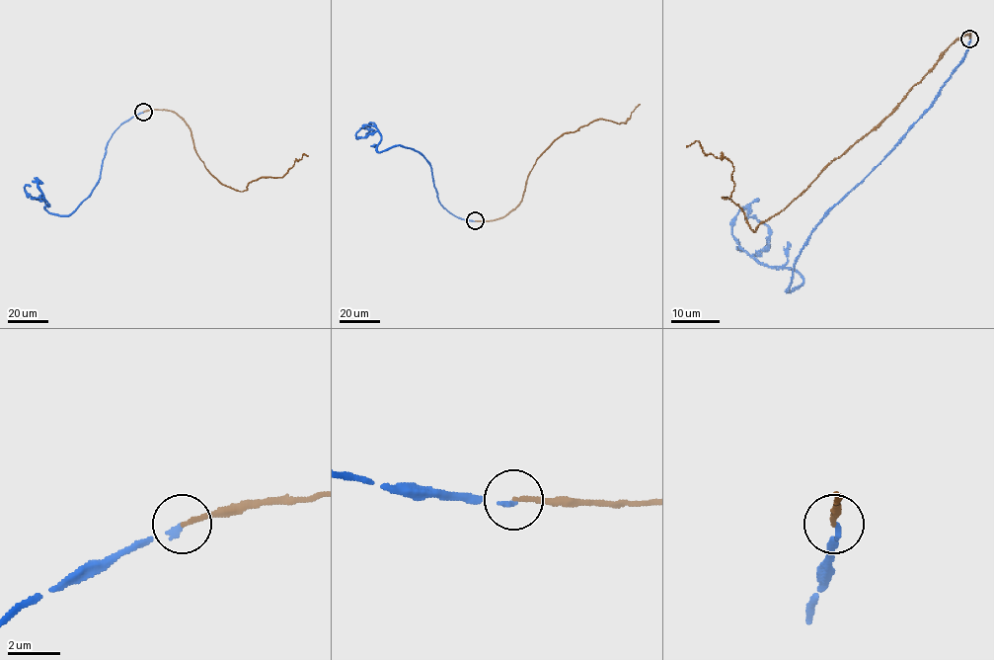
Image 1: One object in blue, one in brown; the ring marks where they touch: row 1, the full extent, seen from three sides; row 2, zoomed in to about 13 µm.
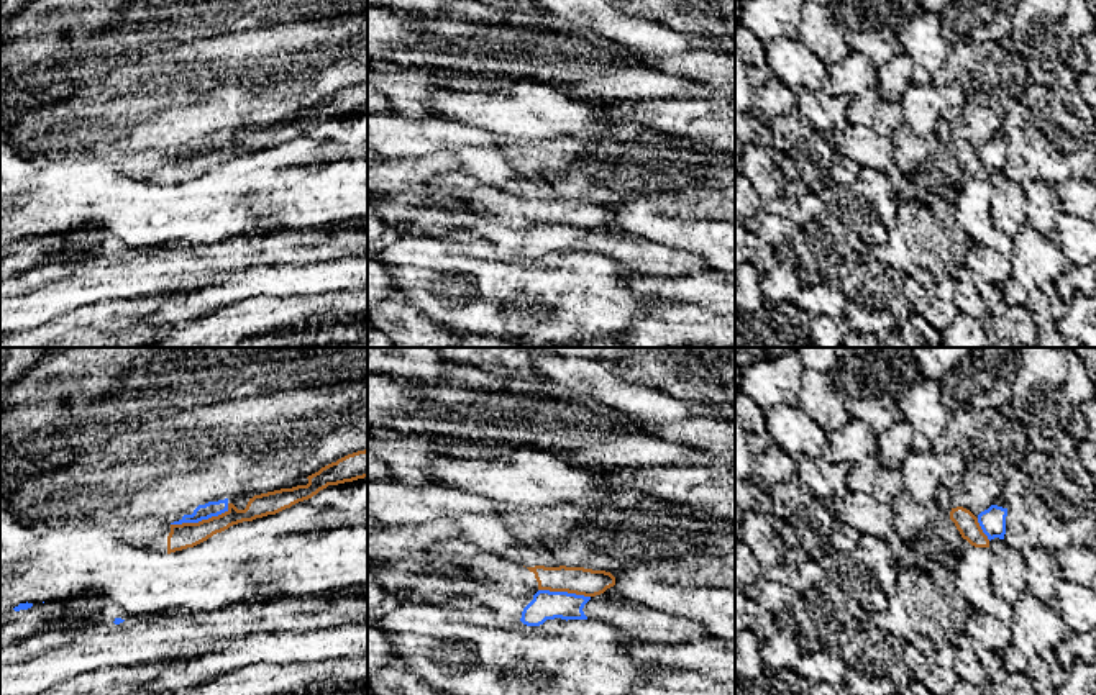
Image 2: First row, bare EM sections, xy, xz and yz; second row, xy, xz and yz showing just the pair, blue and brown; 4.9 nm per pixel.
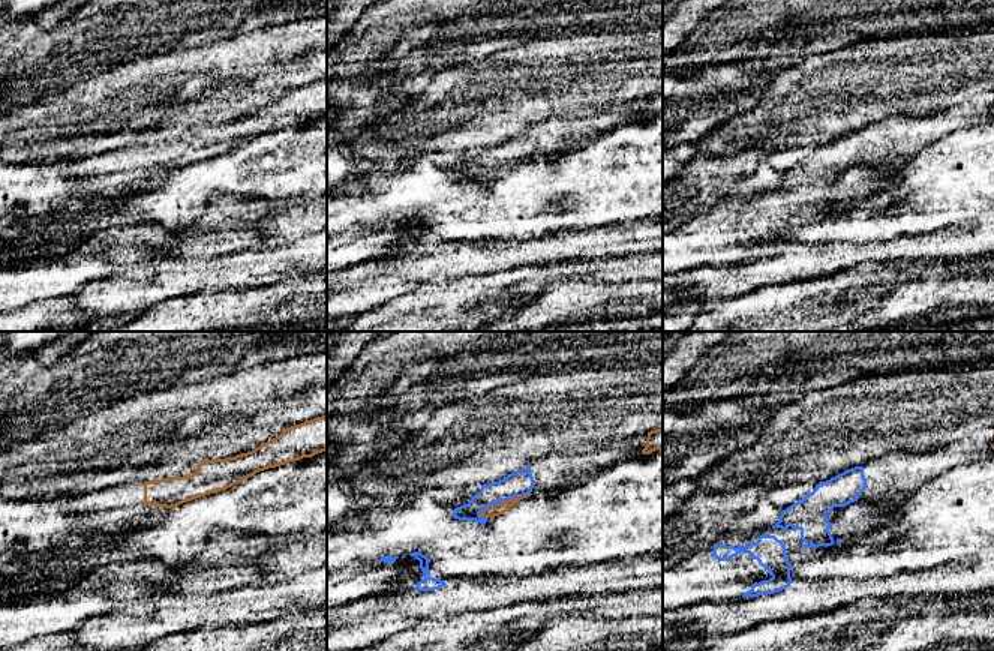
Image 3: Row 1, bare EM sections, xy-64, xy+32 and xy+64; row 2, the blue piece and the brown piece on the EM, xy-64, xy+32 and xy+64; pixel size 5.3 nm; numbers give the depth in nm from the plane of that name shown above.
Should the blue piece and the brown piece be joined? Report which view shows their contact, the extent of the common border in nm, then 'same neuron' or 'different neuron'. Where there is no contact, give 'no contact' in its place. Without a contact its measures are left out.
xy | 300 nm | different neuron

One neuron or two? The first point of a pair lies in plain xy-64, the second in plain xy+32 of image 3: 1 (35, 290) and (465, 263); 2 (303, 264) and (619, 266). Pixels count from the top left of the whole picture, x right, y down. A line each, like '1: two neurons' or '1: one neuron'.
1: one neuron
2: one neuron

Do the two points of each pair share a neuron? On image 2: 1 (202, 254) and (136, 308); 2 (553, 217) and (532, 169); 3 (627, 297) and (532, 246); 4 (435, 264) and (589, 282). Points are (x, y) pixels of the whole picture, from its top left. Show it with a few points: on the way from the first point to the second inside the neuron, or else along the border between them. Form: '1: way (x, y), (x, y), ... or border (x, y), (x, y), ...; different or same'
1: border (192, 279), (166, 281), (145, 292); different
2: border (542, 197), (560, 199); different
3: border (566, 253), (596, 251), (606, 254); different
4: way (473, 264), (512, 279), (552, 282); same

